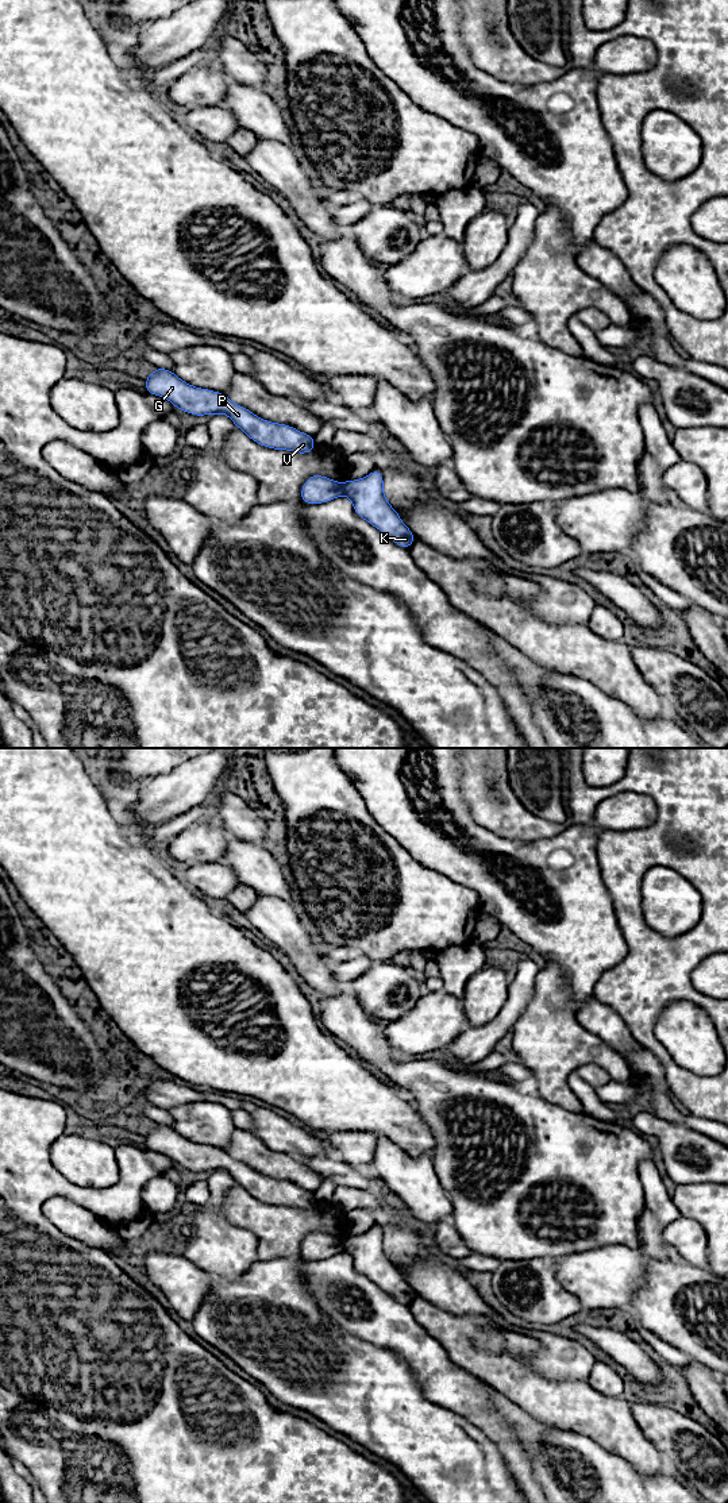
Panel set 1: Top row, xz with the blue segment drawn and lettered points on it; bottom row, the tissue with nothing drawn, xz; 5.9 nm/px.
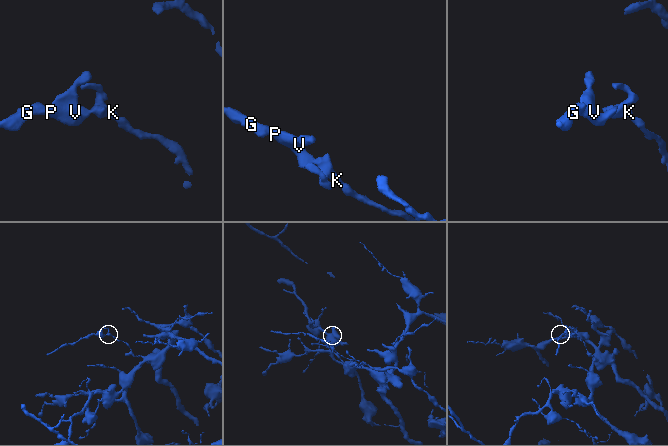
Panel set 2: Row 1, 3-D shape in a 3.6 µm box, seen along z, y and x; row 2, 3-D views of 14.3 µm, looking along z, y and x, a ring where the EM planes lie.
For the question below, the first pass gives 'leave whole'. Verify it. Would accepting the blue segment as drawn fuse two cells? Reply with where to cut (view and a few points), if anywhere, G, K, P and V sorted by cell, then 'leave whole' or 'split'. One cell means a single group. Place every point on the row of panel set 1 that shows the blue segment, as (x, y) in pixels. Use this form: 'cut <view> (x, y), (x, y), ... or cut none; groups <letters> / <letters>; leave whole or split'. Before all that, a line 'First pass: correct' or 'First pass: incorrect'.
First pass: incorrect
cut xz (342, 484), (345, 494); groups G P V / K; split

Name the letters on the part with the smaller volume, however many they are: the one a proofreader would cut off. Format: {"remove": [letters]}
{"remove": ["G", "P", "V"]}

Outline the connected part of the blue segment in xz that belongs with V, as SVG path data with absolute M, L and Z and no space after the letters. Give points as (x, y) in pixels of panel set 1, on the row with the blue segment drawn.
M157 367L145 379L146 393L172 401L176 409L194 416L226 413L251 440L273 450L308 454L315 448L312 435L286 424L266 421L223 393L200 389L180 379L173 371Z

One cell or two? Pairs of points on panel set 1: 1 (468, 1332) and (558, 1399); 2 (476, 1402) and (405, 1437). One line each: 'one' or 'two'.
1: one
2: two

